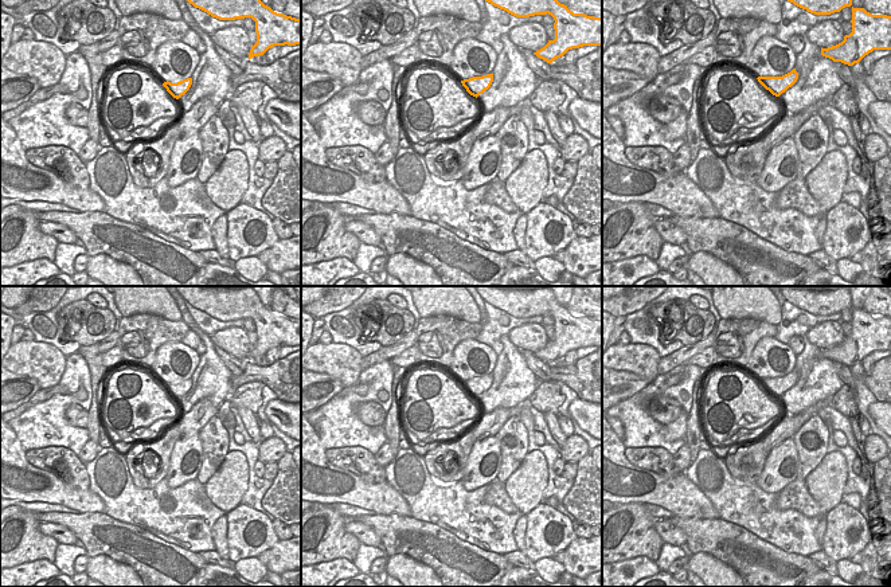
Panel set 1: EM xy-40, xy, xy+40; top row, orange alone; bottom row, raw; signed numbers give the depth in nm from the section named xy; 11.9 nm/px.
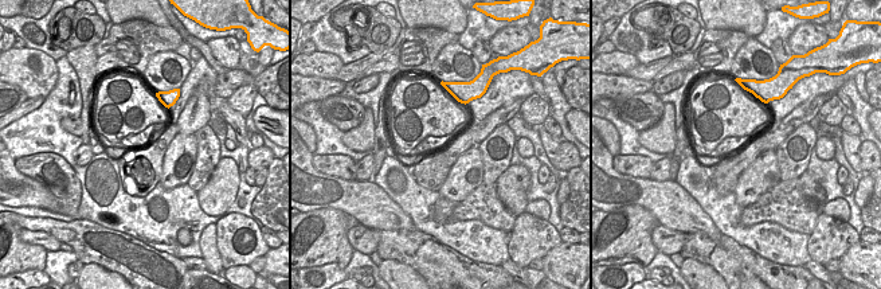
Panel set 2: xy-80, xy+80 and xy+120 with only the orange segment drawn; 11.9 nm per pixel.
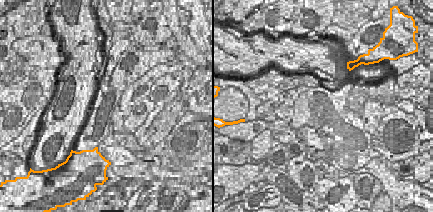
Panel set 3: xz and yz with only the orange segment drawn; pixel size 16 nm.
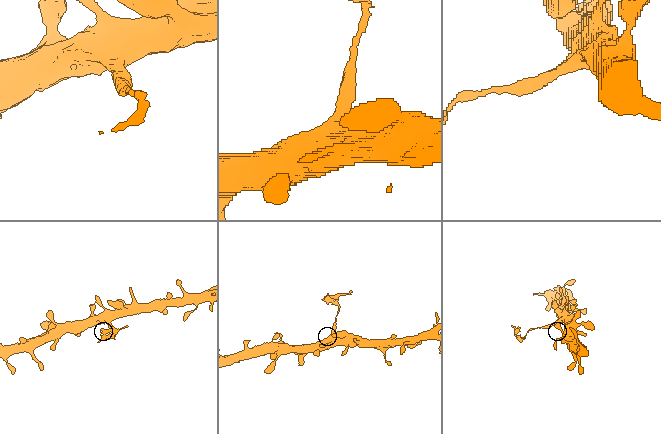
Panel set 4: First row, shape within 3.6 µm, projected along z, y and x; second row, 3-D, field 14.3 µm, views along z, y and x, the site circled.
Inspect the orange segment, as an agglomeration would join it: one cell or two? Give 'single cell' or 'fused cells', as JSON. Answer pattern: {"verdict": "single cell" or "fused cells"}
{"verdict": "fused cells"}

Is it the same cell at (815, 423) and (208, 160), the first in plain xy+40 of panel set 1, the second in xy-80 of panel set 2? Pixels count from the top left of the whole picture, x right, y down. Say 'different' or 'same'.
same

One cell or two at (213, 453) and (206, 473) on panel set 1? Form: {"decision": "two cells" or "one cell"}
{"decision": "one cell"}

